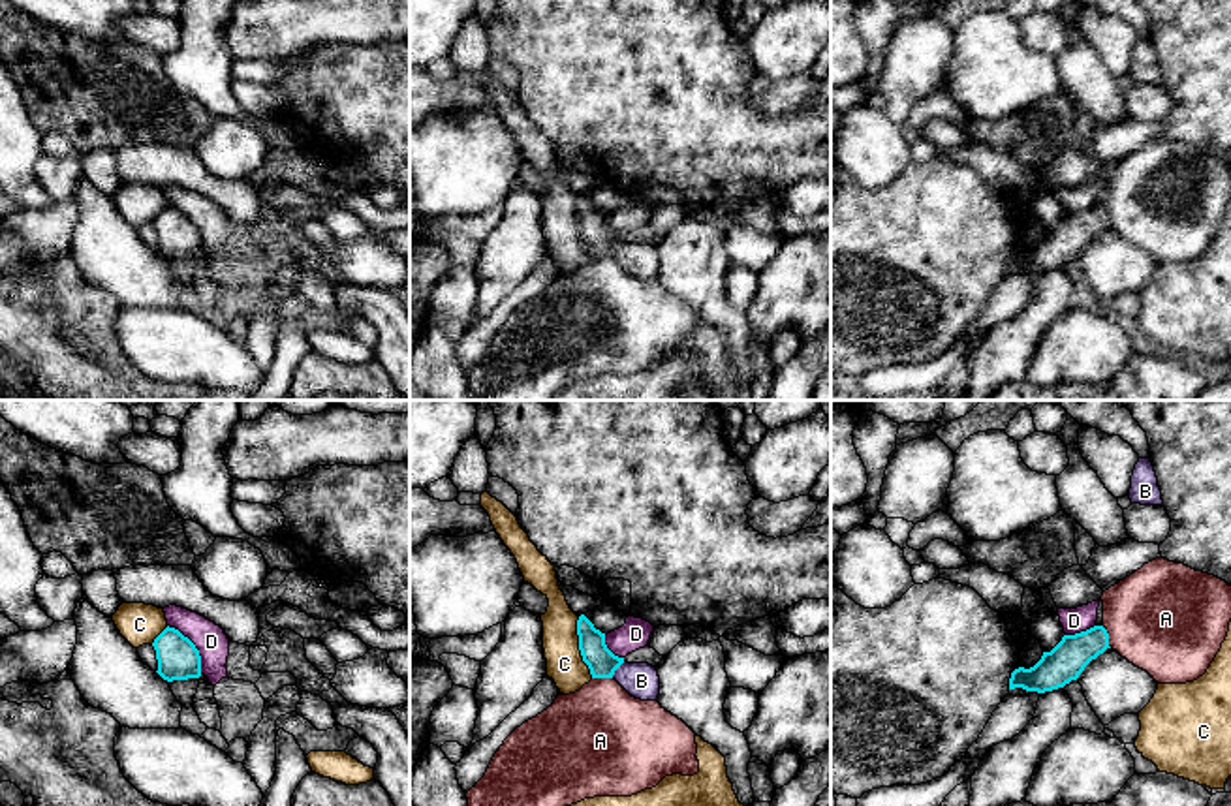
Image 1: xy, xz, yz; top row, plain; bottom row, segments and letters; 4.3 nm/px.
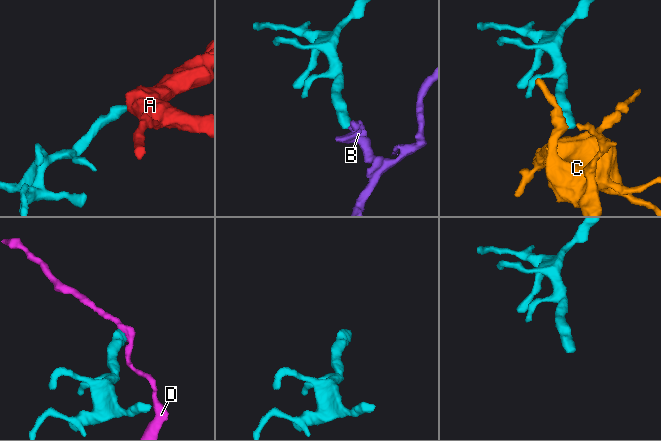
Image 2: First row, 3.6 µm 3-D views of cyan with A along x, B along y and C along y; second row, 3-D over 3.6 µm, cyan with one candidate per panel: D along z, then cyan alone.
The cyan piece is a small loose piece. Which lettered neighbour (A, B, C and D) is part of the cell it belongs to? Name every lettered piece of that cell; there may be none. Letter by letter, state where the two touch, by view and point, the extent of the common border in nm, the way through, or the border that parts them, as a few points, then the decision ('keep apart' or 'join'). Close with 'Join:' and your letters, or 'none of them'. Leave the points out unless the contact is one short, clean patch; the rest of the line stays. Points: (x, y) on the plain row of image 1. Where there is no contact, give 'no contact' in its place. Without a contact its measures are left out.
A: yz (1107, 216) | 100 nm | along yz (1102, 205), (1111, 226) | keep apart
B: xz (617, 247) | 90 nm | across xz (602, 241), (617, 247), (641, 260) | join
C: xz (579, 226) | 280 nm | along xz (577, 196), (577, 228), (592, 256) | keep apart
D: xy (194, 226) | 260 nm | along xy (168, 203), (177, 207), (194, 224), (202, 252) | keep apart
Join: B

